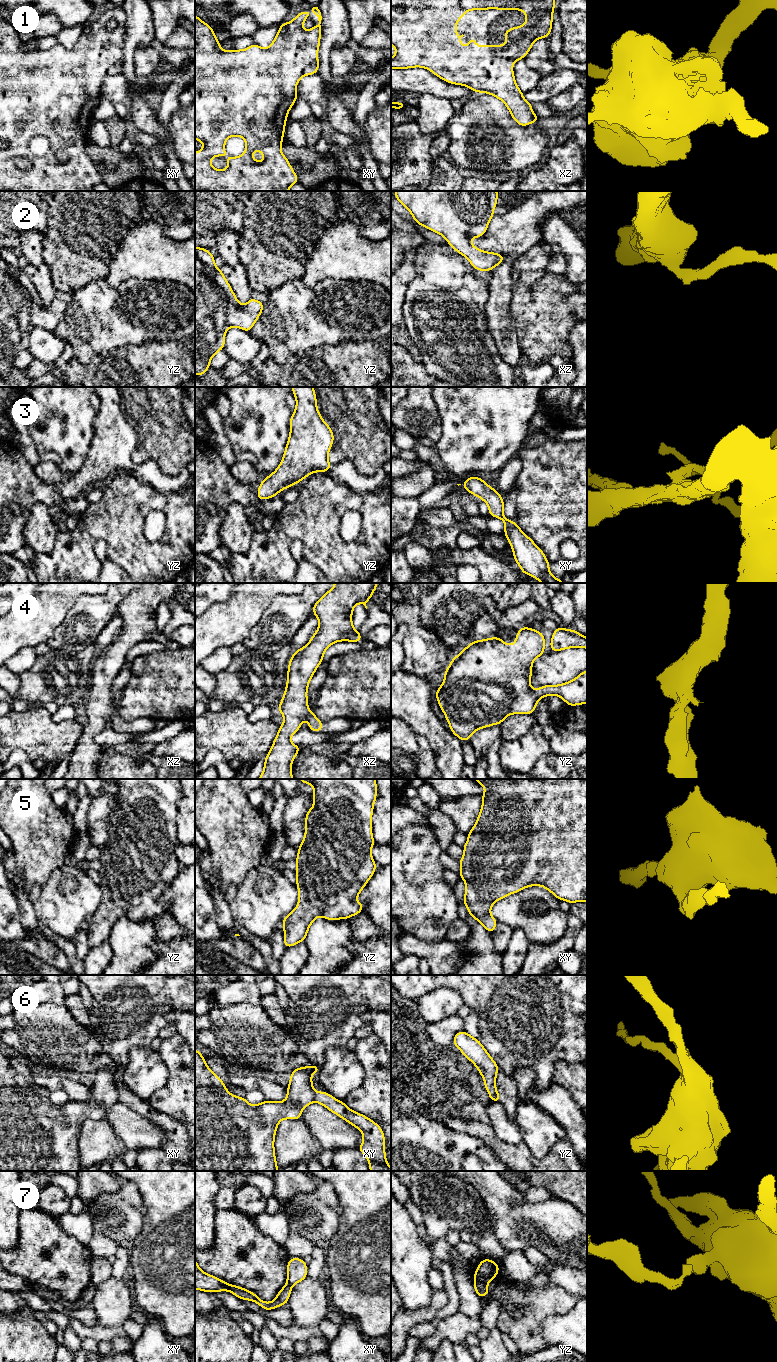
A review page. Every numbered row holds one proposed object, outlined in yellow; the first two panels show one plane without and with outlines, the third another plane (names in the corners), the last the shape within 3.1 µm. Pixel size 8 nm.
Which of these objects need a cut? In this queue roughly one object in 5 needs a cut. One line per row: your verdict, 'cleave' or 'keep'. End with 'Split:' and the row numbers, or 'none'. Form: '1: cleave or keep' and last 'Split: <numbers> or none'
1: keep
2: keep
3: keep
4: keep
5: keep
6: cleave
7: cleave
Split: 6, 7

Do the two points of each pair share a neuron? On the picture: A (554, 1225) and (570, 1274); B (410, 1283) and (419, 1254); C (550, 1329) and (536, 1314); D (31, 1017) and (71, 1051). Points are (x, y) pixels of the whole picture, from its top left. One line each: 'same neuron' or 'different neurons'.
A: different neurons
B: same neuron
C: different neurons
D: same neuron

